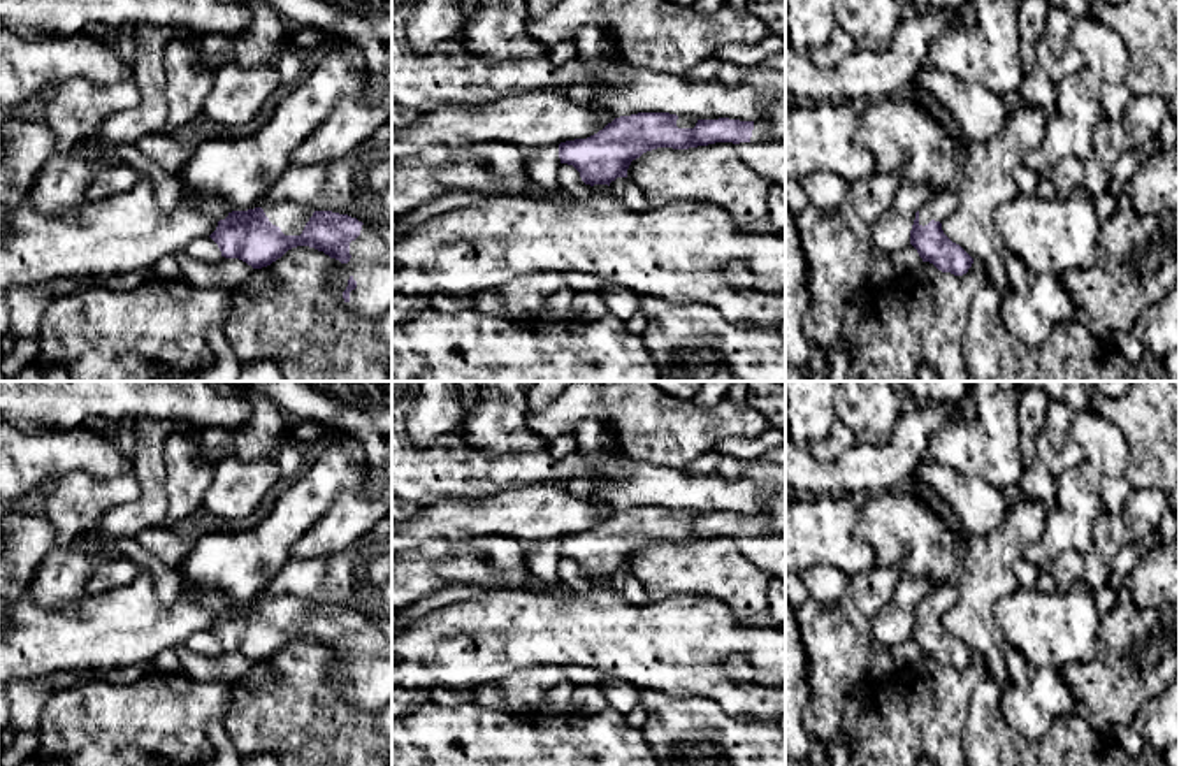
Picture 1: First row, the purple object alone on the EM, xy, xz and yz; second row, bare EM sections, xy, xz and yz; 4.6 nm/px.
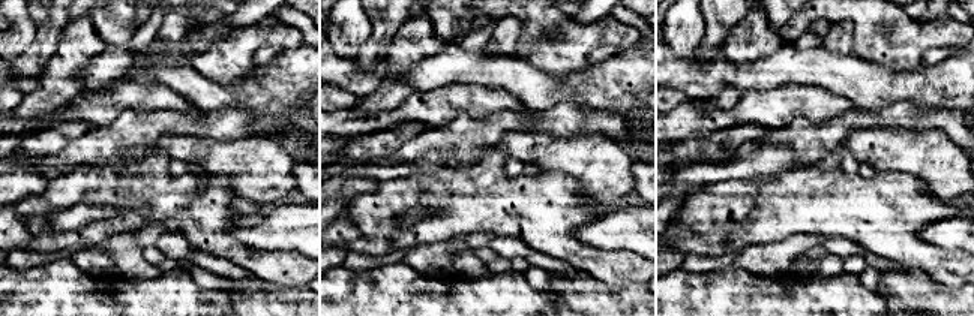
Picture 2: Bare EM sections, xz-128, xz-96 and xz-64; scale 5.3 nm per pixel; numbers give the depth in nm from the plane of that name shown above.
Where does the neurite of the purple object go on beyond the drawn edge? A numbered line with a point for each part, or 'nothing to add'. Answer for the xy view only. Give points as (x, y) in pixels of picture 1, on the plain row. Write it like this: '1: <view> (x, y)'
1: xy (290, 610)
2: xy (371, 652)

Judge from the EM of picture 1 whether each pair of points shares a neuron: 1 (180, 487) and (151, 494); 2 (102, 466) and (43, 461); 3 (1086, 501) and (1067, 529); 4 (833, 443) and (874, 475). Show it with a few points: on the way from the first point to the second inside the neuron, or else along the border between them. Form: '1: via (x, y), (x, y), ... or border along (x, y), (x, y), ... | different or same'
1: border along (162, 455), (167, 501), (164, 524) | different
2: via (88, 459), (57, 459) | same
3: via (1079, 508), (1070, 522) | same
4: border along (858, 443), (833, 461), (817, 461), (807, 452) | different

